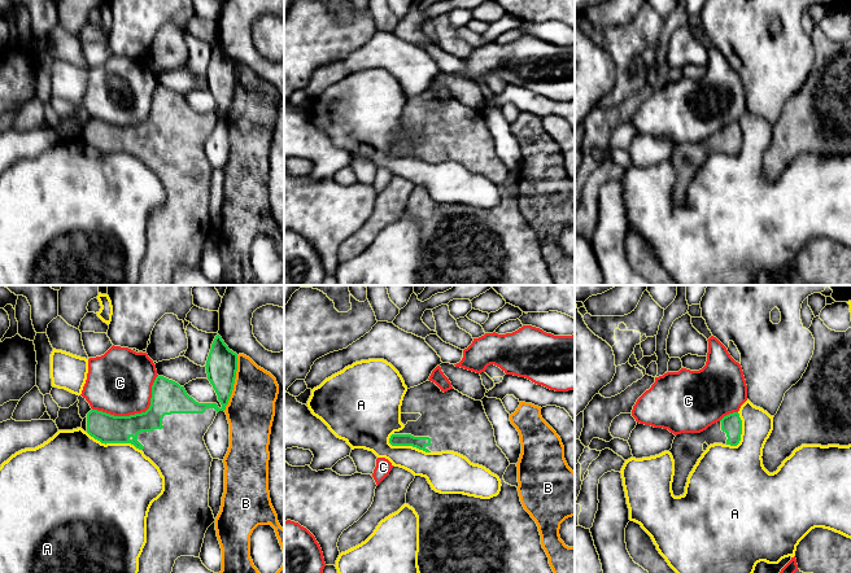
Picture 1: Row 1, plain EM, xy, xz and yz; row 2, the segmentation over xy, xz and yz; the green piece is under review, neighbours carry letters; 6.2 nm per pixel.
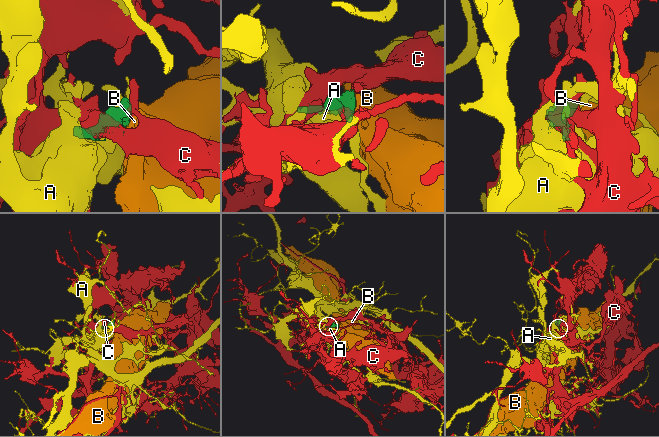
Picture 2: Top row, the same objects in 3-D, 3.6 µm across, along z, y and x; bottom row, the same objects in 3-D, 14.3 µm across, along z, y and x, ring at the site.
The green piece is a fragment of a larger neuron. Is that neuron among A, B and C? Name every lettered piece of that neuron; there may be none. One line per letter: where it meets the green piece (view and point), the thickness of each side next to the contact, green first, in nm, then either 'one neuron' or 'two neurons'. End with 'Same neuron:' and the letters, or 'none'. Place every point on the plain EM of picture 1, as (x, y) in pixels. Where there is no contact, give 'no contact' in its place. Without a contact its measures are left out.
A: xy (113, 152) | 180/500 nm | two neurons
B: xy (234, 92) | 190/300 nm | two neurons
C: xy (136, 123) | 200/400 nm | two neurons
Same neuron: none

